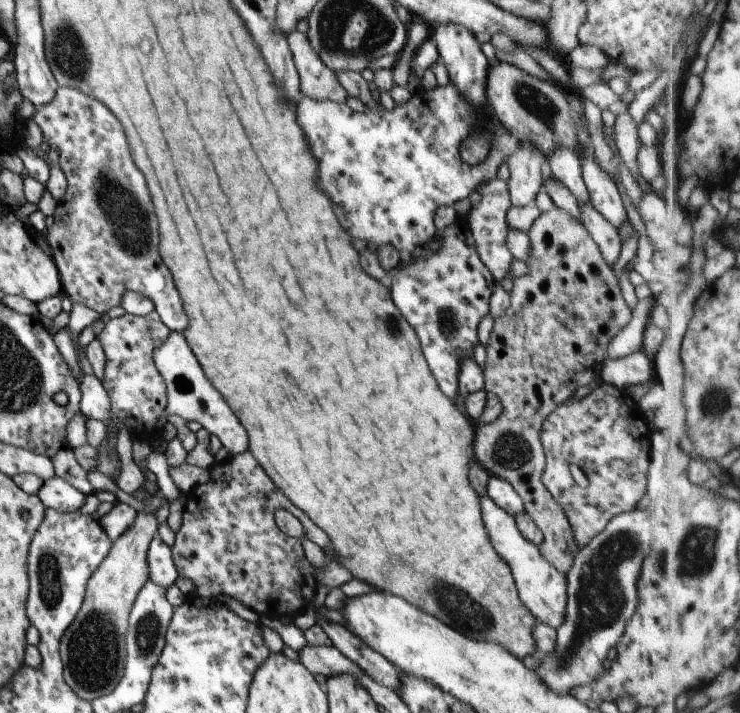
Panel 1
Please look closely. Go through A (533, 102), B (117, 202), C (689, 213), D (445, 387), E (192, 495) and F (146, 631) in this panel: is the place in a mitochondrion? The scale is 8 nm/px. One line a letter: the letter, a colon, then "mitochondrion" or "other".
A: mitochondrion
B: mitochondrion
C: other
D: other
E: other
F: mitochondrion

